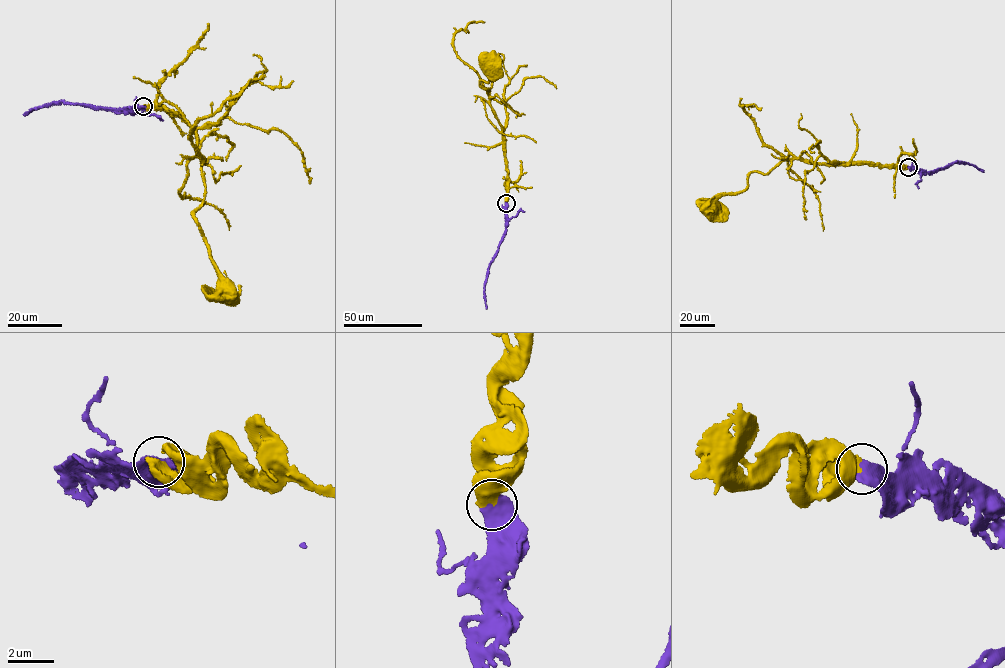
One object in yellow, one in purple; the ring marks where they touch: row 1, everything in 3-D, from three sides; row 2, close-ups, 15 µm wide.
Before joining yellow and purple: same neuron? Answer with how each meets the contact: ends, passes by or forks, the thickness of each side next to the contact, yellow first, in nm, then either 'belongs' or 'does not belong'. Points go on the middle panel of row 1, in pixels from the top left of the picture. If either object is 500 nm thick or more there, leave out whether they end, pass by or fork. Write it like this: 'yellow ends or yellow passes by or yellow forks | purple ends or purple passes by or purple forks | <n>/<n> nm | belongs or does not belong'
550/600 nm | belongs

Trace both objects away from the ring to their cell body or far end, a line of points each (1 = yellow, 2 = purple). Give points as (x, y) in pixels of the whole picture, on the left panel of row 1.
1: (143, 106), (179, 114), (199, 140), (196, 149), (205, 184), (193, 216), (231, 295), (226, 295)
2: (143, 106), (124, 110), (53, 102), (24, 115)

